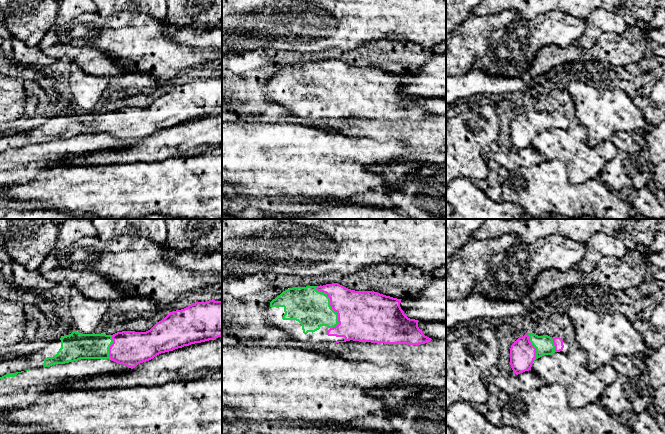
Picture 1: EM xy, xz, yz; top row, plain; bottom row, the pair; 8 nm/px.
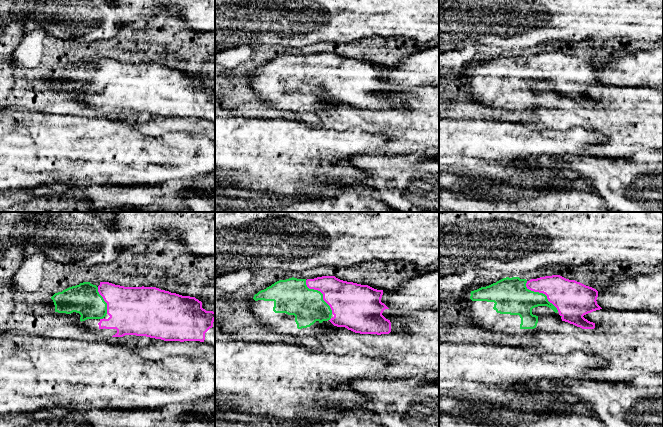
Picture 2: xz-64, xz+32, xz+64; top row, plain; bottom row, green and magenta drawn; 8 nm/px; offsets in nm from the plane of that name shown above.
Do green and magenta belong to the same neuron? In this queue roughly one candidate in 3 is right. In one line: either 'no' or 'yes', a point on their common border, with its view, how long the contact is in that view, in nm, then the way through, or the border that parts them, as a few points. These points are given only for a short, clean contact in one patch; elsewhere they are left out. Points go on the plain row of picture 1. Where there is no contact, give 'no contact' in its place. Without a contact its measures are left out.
no | xz (329, 81) | 360 nm

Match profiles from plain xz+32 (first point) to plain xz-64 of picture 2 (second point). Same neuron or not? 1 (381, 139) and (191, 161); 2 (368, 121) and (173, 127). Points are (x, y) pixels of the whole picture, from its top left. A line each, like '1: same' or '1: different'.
1: same
2: same

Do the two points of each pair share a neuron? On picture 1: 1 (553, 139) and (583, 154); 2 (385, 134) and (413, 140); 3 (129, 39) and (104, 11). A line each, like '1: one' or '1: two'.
1: one
2: one
3: two

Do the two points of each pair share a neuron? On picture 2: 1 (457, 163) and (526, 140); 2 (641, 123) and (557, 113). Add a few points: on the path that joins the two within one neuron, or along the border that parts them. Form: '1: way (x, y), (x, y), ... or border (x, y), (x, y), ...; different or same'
1: way (474, 151), (486, 151), (499, 144), (509, 143); same
2: way (620, 128), (609, 128), (591, 117), (578, 115); same

